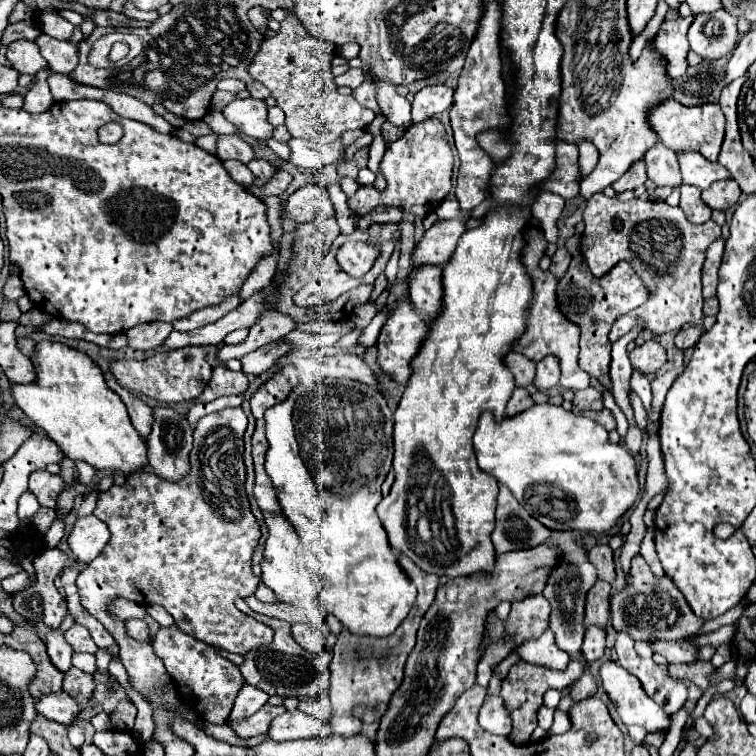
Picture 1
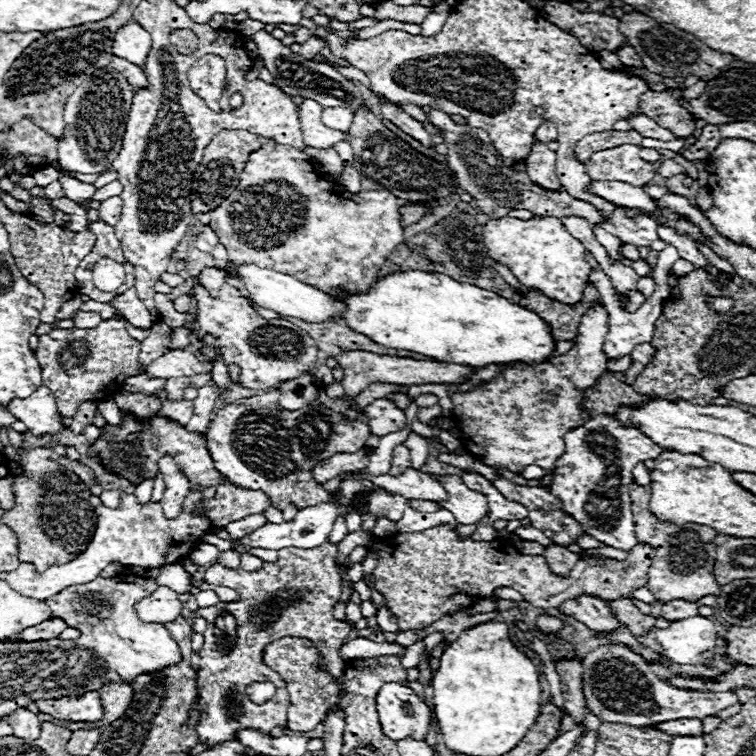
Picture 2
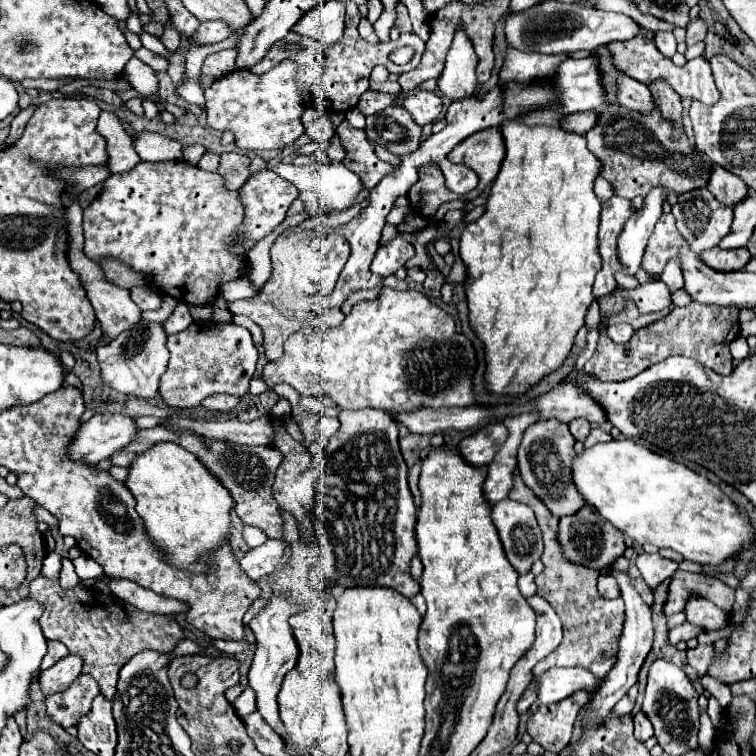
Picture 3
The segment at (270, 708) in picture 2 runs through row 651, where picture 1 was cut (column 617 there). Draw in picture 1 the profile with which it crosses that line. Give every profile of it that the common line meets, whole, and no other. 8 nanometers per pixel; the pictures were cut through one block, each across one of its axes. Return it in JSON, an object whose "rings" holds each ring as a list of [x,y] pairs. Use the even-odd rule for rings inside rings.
{"rings":[[[594,194],[584,208],[586,230],[582,234],[580,250],[588,268],[596,278],[608,274],[620,260],[630,262],[634,272],[648,288],[648,300],[644,306],[620,316],[612,330],[610,340],[616,342],[628,334],[638,322],[652,334],[666,334],[682,330],[688,324],[698,324],[702,314],[702,264],[706,248],[720,236],[720,226],[714,220],[706,224],[692,224],[686,220],[682,208],[672,208],[666,202],[630,200],[618,202],[604,194]]]}

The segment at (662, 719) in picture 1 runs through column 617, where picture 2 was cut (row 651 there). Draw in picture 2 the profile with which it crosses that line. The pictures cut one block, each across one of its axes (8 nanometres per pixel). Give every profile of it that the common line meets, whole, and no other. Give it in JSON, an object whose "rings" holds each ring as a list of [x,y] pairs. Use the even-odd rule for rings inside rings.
{"rings":[[[690,616],[670,622],[668,628],[656,630],[656,642],[664,656],[678,664],[706,664],[710,662],[716,644],[716,628],[704,616]]]}

